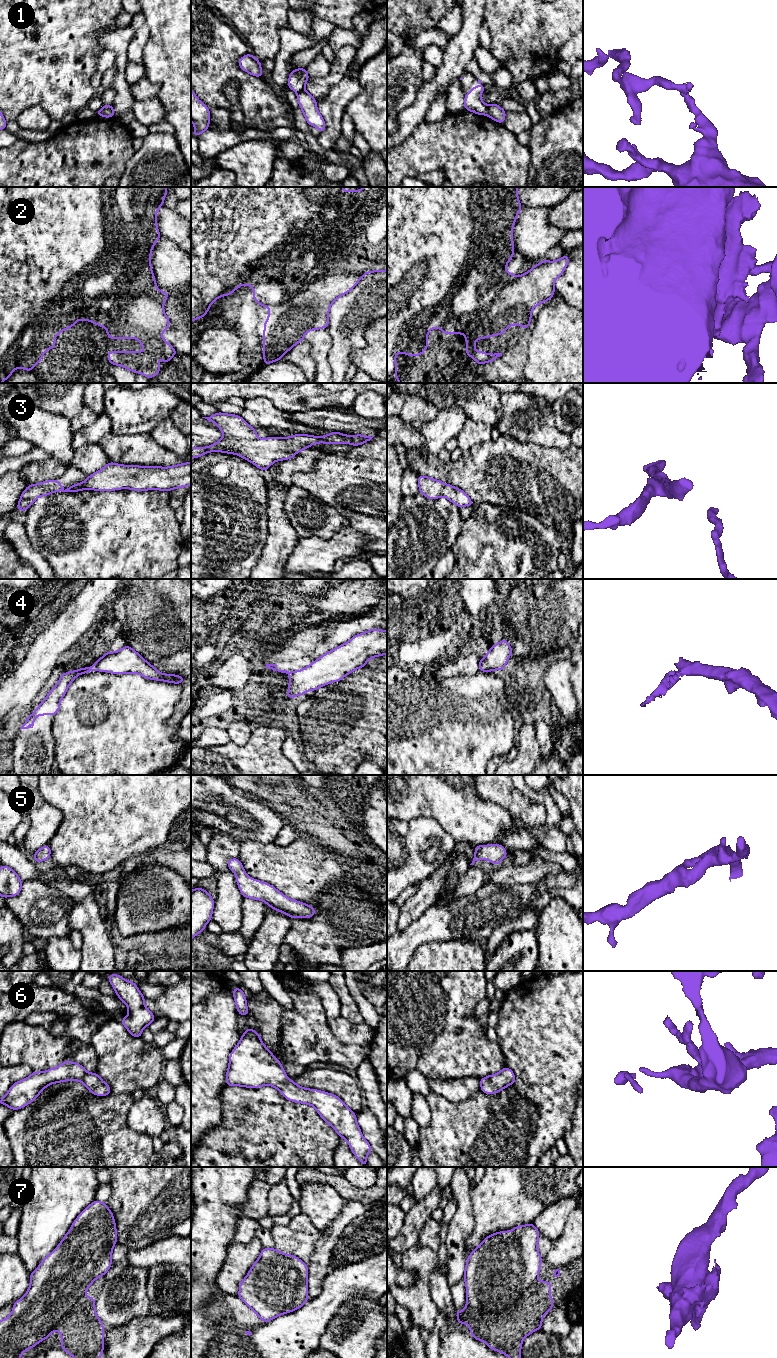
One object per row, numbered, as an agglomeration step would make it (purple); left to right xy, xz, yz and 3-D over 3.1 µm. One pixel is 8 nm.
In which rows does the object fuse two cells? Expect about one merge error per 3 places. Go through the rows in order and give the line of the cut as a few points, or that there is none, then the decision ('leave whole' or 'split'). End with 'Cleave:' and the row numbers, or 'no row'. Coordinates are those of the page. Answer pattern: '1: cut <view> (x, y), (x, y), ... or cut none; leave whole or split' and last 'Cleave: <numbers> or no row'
1: cut yz (487, 105), (488, 115); split
2: cut xz (365, 272), (329, 272), (297, 286), (269, 274), (243, 282); split
3: cut none; leave whole
4: cut xz (294, 671), (289, 674); split
5: cut none; leave whole
6: cut none; leave whole
7: cut none; leave whole
Cleave: 1, 2, 4

